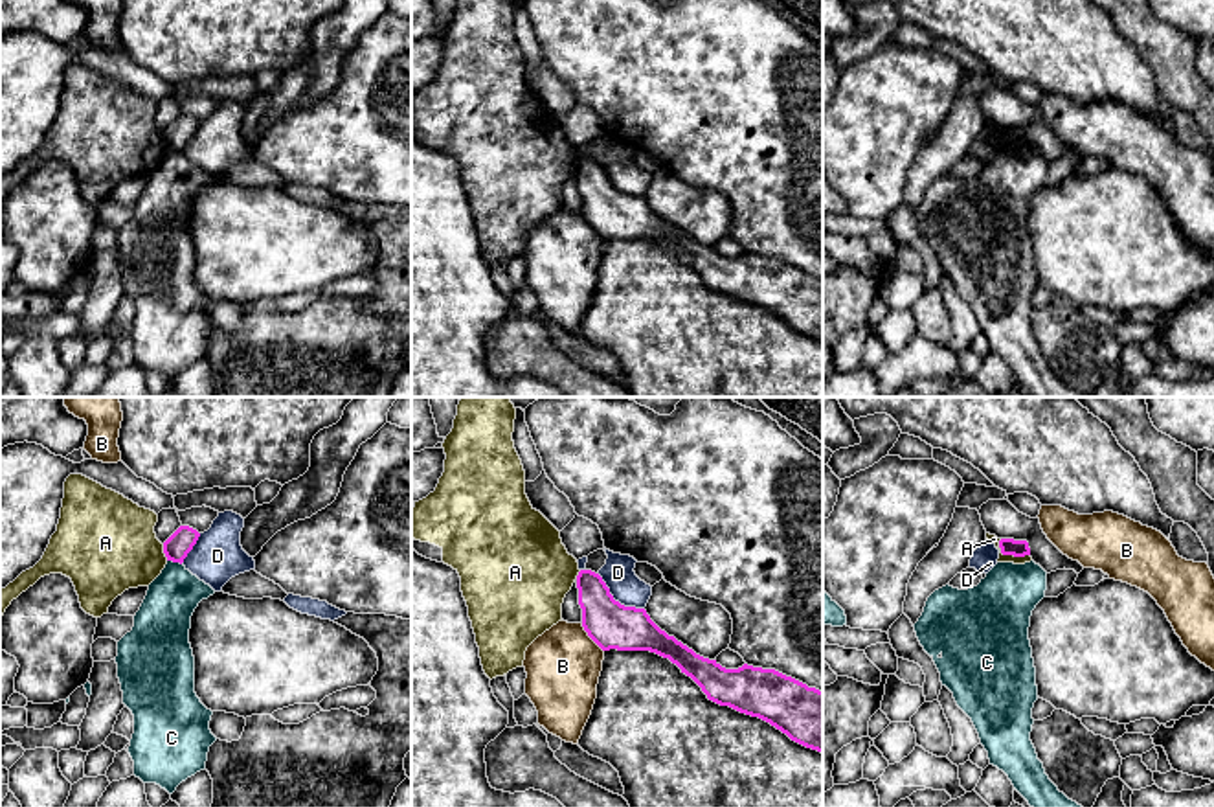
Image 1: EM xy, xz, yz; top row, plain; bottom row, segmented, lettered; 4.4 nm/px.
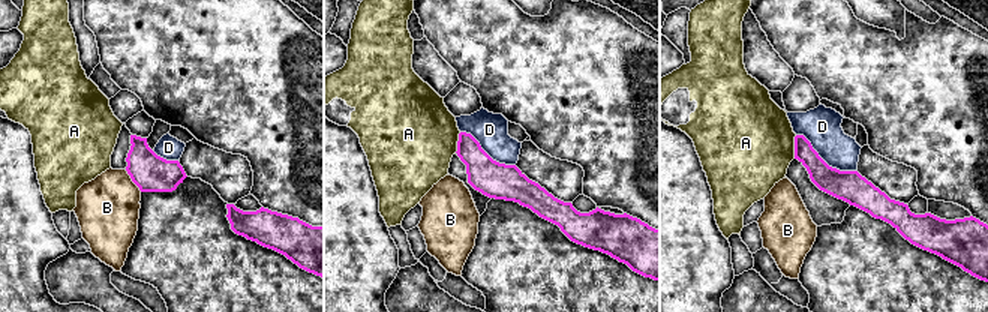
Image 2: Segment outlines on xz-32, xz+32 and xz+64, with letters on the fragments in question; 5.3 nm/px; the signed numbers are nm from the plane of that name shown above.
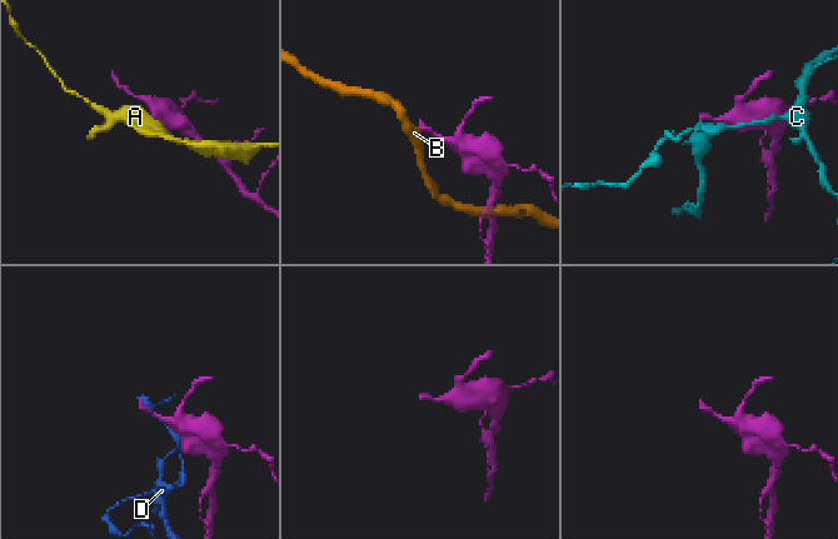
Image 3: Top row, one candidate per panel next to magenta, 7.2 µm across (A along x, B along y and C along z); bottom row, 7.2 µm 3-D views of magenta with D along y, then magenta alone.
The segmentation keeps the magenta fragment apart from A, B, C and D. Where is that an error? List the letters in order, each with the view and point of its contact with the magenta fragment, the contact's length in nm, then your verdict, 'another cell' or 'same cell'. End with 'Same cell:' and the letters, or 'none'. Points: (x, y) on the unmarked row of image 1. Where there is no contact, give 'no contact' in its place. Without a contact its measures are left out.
A: contact yz (1011, 142); length 160 nm; another cell
B: contact xz (590, 225); length 160 nm; another cell
C: contact xy (175, 149); length 70 nm; another cell
D: contact xz (614, 188); length 260 nm; another cell
Same cell: none

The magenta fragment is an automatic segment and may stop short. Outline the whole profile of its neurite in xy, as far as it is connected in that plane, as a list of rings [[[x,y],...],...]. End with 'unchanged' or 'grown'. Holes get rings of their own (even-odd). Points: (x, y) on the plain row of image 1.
[[[180,114],[165,131],[163,131],[163,142],[167,149],[173,151],[184,151],[187,142],[197,132],[200,121],[189,114]]]; unchanged

